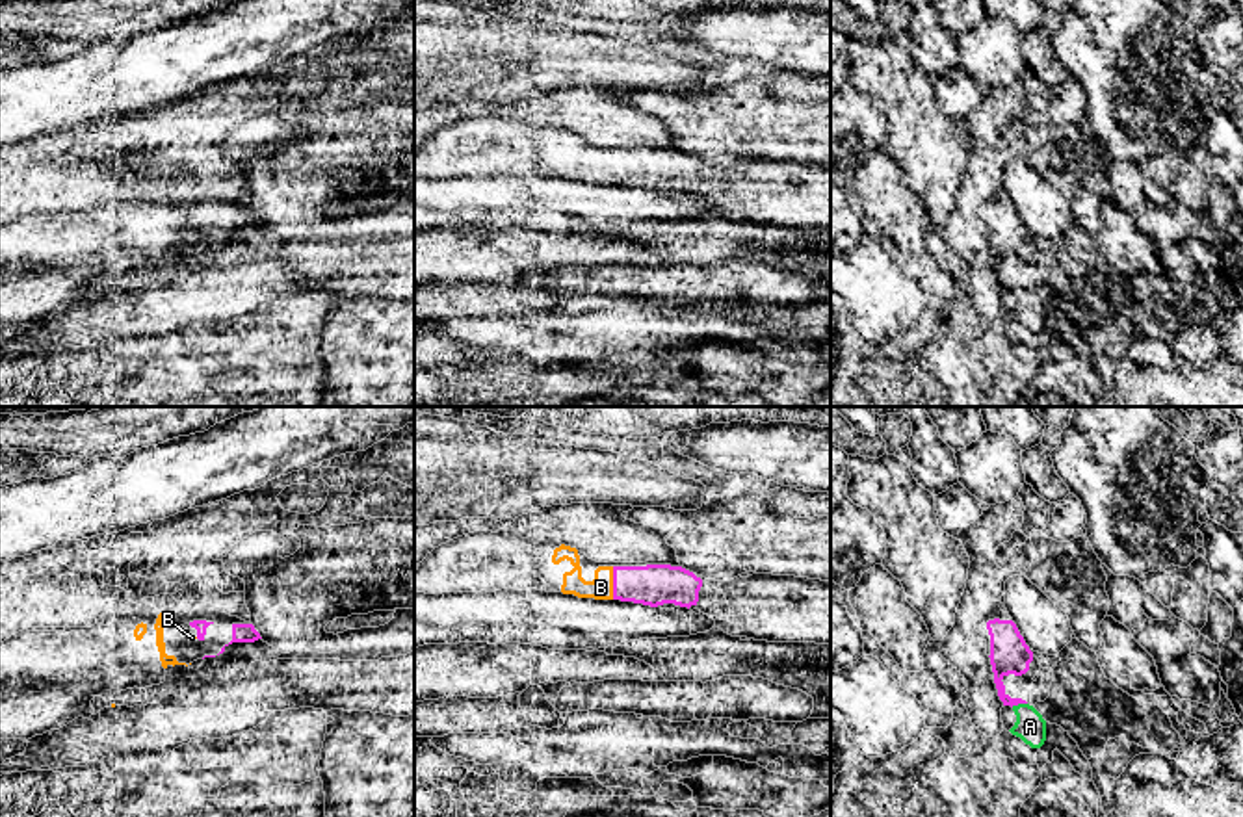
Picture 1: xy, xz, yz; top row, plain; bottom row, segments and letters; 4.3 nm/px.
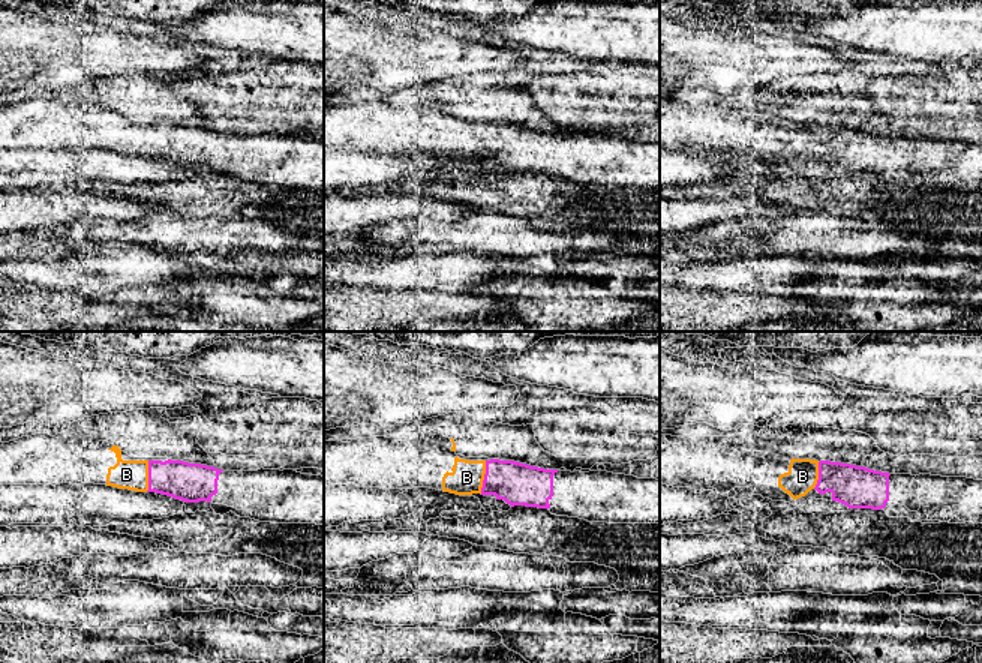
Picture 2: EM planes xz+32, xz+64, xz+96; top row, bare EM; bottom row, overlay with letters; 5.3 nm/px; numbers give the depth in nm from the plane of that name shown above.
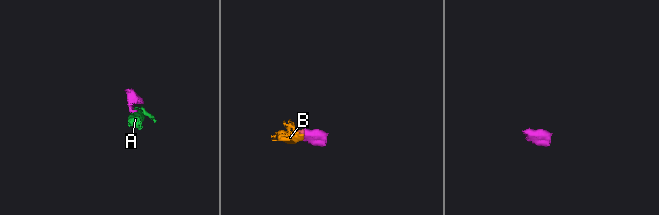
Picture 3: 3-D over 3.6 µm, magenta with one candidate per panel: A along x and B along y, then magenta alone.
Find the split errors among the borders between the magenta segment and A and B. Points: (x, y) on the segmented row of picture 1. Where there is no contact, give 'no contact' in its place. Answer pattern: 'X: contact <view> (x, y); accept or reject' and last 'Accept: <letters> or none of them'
A: contact yz (1019, 702); reject
B: contact xz (614, 583); accept
Accept: B

